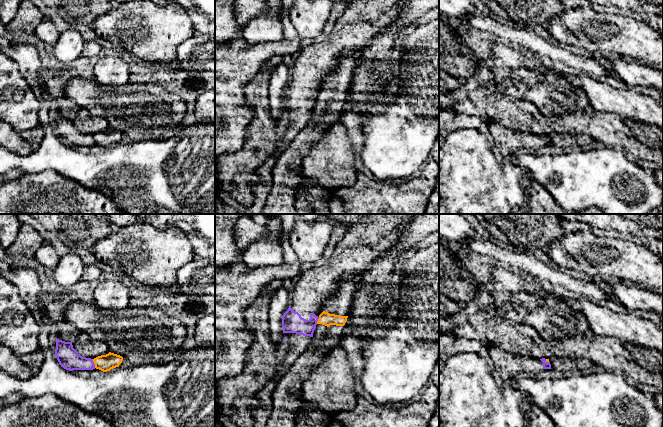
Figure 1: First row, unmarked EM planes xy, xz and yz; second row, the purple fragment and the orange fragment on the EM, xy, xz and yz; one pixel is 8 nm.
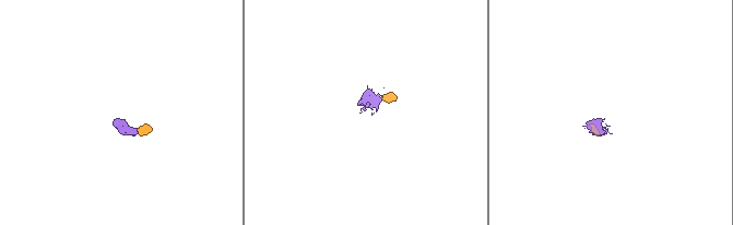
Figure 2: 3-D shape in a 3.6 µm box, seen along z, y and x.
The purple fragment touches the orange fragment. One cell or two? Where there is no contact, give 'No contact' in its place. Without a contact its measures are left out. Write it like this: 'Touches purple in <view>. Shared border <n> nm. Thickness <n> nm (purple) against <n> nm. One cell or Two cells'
Touches purple in xy. Shared border 80 nm. Thickness 170 nm (purple) against 130 nm. Two cells

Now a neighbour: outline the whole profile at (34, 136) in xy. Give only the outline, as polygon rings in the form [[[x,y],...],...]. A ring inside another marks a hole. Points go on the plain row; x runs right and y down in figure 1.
[[[39,125],[23,131],[20,134],[21,137],[26,140],[30,145],[38,145],[44,138],[44,131]]]

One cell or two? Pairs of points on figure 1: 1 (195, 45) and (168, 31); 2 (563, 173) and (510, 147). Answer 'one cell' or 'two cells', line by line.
1: two cells
2: two cells

